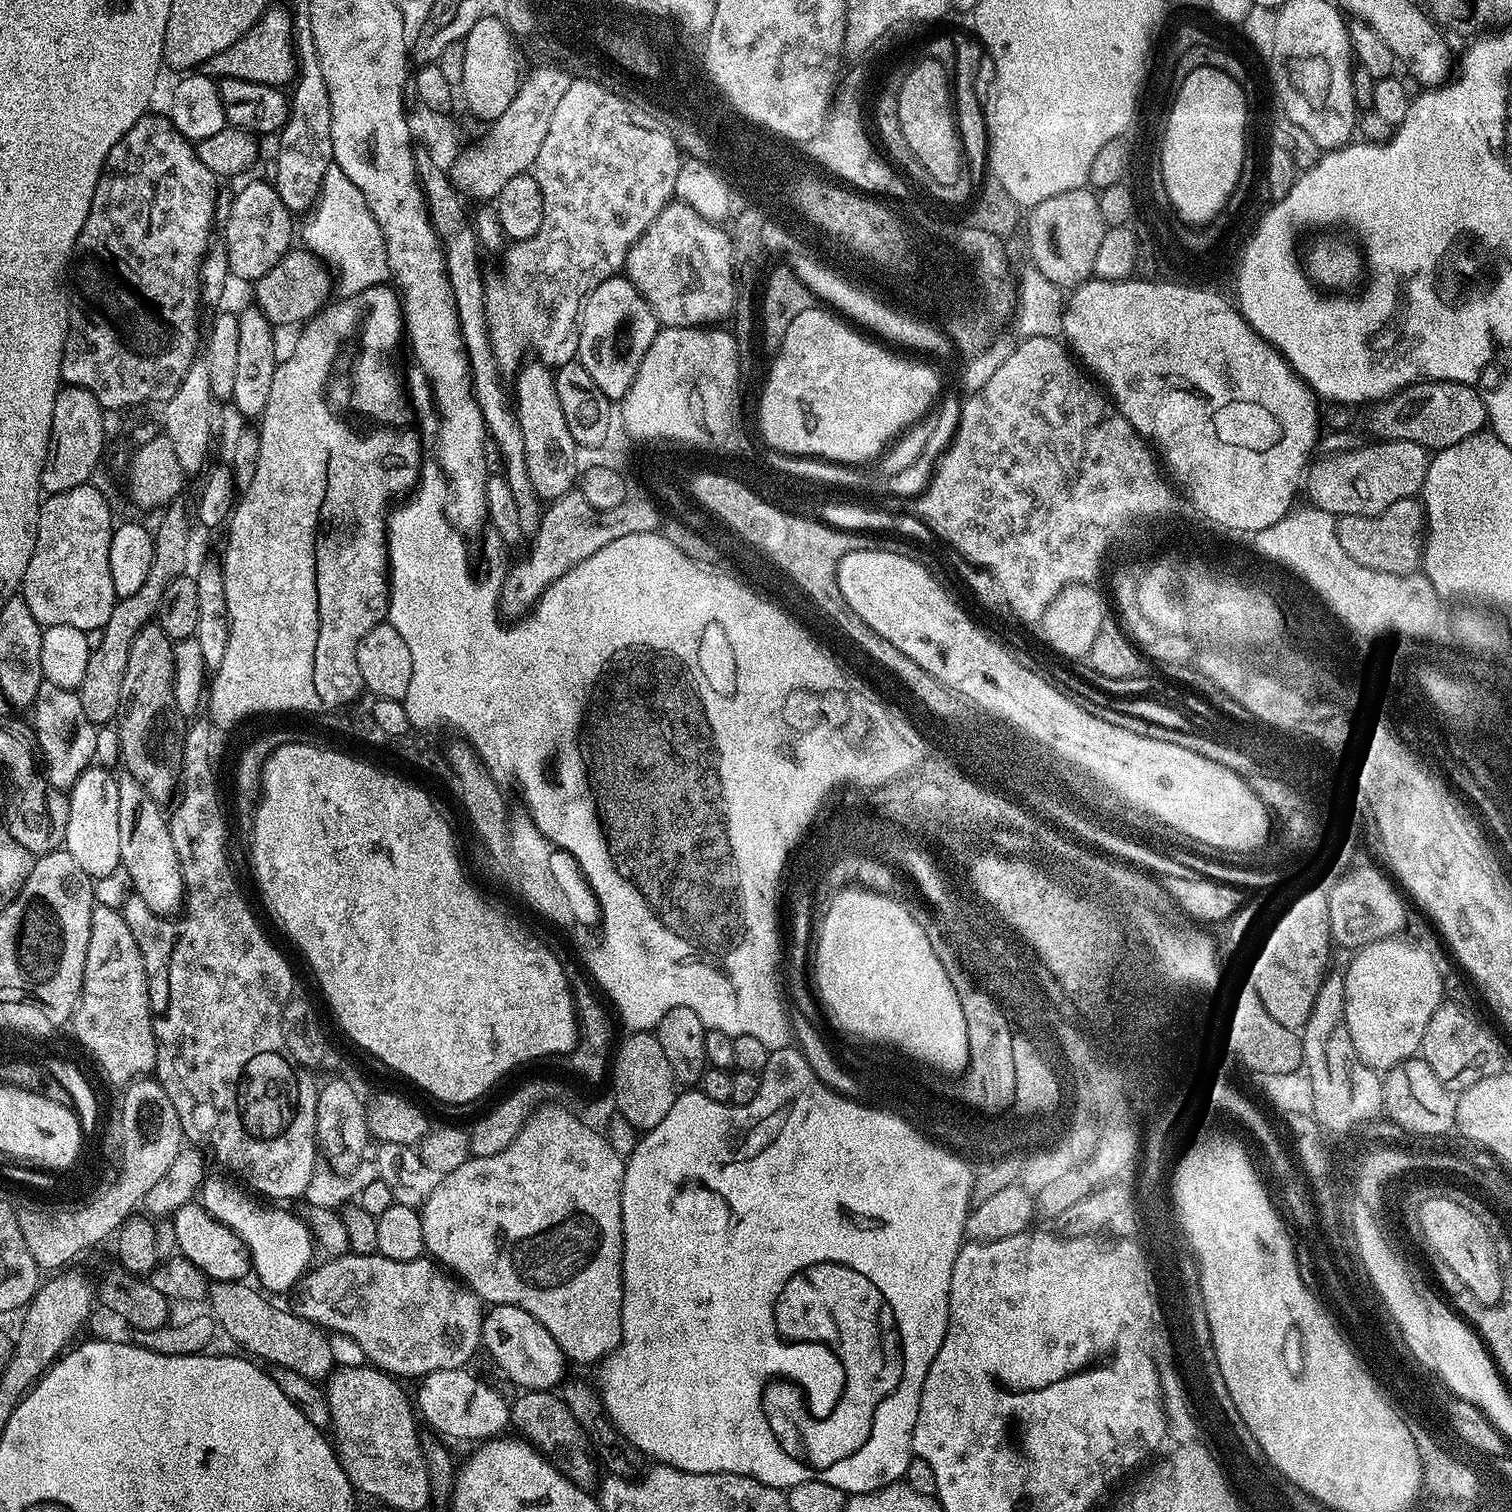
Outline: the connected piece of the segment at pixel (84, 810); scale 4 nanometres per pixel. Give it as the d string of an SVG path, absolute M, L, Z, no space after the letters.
M89 766L68 792L70 818L66 822L64 848L93 878L110 874L121 867L118 846L118 779L104 768Z

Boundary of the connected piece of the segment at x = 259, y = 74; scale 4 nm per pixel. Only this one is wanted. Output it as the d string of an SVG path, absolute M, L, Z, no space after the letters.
M269 6L262 19L238 42L234 42L234 46L230 46L222 54L214 54L214 58L202 65L205 76L232 76L236 80L249 80L273 86L291 85L297 71L298 60L294 55L292 42L292 13L287 7L276 6Z

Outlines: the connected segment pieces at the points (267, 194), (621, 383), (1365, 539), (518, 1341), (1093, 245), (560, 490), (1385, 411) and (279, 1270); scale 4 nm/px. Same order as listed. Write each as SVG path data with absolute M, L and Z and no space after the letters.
M256 180L248 184L232 200L228 213L224 216L224 241L222 247L228 253L228 271L240 280L255 282L262 278L293 247L288 235L292 232L289 208L282 202L271 183Z
M617 274L602 282L585 298L578 325L580 350L578 363L594 378L594 386L609 401L619 402L630 390L642 358L658 331L654 310L627 275Z
M1406 497L1394 502L1380 516L1341 516L1335 533L1342 550L1346 550L1354 562L1386 574L1410 576L1422 564L1426 541L1424 506L1419 499Z
M494 1304L483 1313L482 1344L484 1348L488 1347L489 1354L501 1364L513 1382L521 1384L521 1389L552 1390L565 1379L566 1357L564 1351L554 1342L550 1330L546 1330L546 1326L542 1326L542 1322L538 1322L538 1318L526 1314L526 1310L522 1310L518 1306Z
M1082 187L1058 194L1031 209L1029 216L1032 216L1028 220L1031 261L1042 275L1059 286L1082 284L1093 275L1098 246L1106 229L1100 198L1095 191Z
M532 358L529 364L519 365L514 379L516 379L514 411L525 438L525 466L529 471L529 481L541 501L551 502L560 495L573 491L577 483L578 445L574 442L574 438L570 438L570 426L566 426L566 418L562 415L562 402L558 402L553 369L539 359Z
M1451 380L1414 384L1391 402L1381 403L1379 408L1376 428L1385 432L1385 437L1409 440L1429 450L1449 448L1462 442L1462 438L1479 436L1489 423L1488 407L1479 391L1473 385L1454 384Z
M209 1175L200 1185L199 1203L203 1204L215 1220L229 1228L248 1247L250 1268L254 1276L256 1272L257 1278L260 1279L259 1287L261 1289L267 1290L269 1293L288 1291L291 1293L305 1279L305 1275L313 1263L311 1260L314 1237L311 1228L301 1217L299 1220L294 1213L287 1212L284 1209L287 1207L269 1206L249 1195L239 1183L228 1180L223 1180L220 1176Z

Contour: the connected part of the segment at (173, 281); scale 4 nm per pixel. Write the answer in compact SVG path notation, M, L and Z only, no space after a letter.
M146 114L138 122L134 122L134 126L130 126L130 130L122 139L120 139L120 143L114 145L110 150L110 154L104 163L102 174L98 178L98 186L94 190L94 198L90 202L90 214L86 214L86 222L78 234L76 245L72 251L72 259L70 261L70 279L66 284L66 295L68 297L68 333L64 339L64 353L62 354L62 362L60 363L60 379L65 385L86 390L95 398L97 403L100 404L101 409L104 410L109 410L108 408L132 408L135 404L146 403L147 400L163 402L170 399L174 394L174 390L178 385L180 385L182 378L186 374L186 370L192 364L192 361L198 352L198 344L196 348L196 304L198 305L198 289L200 286L200 261L203 259L205 252L207 252L210 247L208 235L212 232L212 214L216 210L215 198L216 184L218 184L218 180L217 177L213 176L210 170L206 170L206 166L202 166L202 162L196 157L196 151L193 148L193 145L177 132L174 125L172 125L172 121L168 119L167 115L152 115L153 114Z

